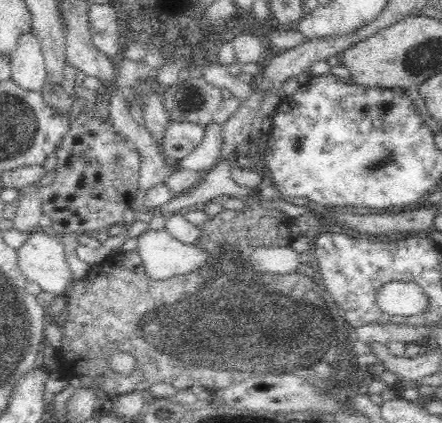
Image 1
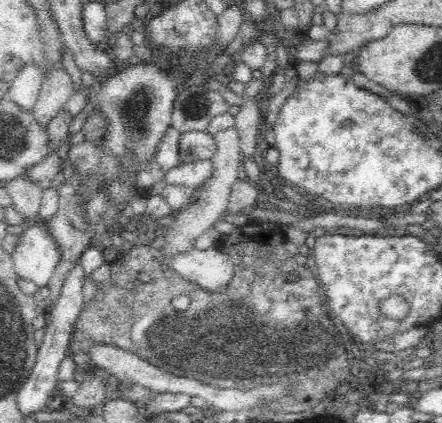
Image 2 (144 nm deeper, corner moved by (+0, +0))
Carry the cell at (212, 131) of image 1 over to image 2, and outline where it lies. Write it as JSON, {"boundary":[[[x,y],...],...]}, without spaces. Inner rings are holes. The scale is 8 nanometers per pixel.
{"boundary":[[[210,158],[178,164],[170,168],[164,176],[164,184],[176,184],[176,186],[188,186],[188,188],[198,188],[202,186],[210,176],[212,176],[214,164]]]}

